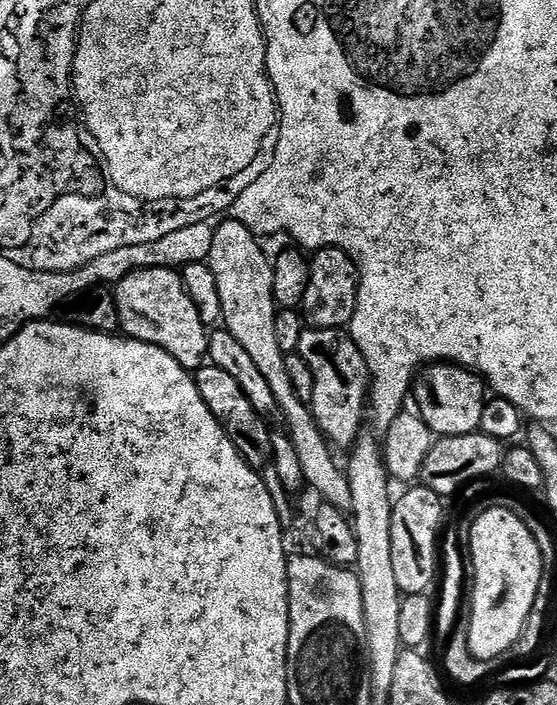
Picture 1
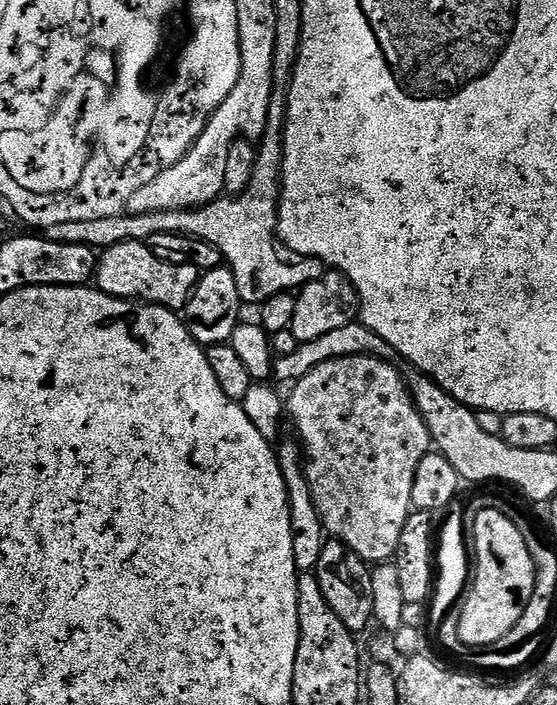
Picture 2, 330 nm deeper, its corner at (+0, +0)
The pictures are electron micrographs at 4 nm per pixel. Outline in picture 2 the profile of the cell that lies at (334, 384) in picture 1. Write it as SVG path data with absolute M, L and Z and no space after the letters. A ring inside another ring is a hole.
M338 356L322 366L314 366L314 370L310 370L310 374L306 374L306 378L297 380L291 385L292 393L286 396L286 412L289 417L292 415L292 424L296 427L297 432L295 435L302 445L304 473L308 476L316 509L320 511L320 517L324 519L325 533L329 537L340 540L346 546L350 546L350 550L354 550L354 554L358 554L372 566L391 561L395 557L398 542L402 538L402 530L413 511L412 491L418 462L422 462L422 458L433 447L432 435L428 433L426 422L416 408L411 392L408 391L405 373L403 371L400 373L395 368L396 366L393 361L379 360L376 356Z

